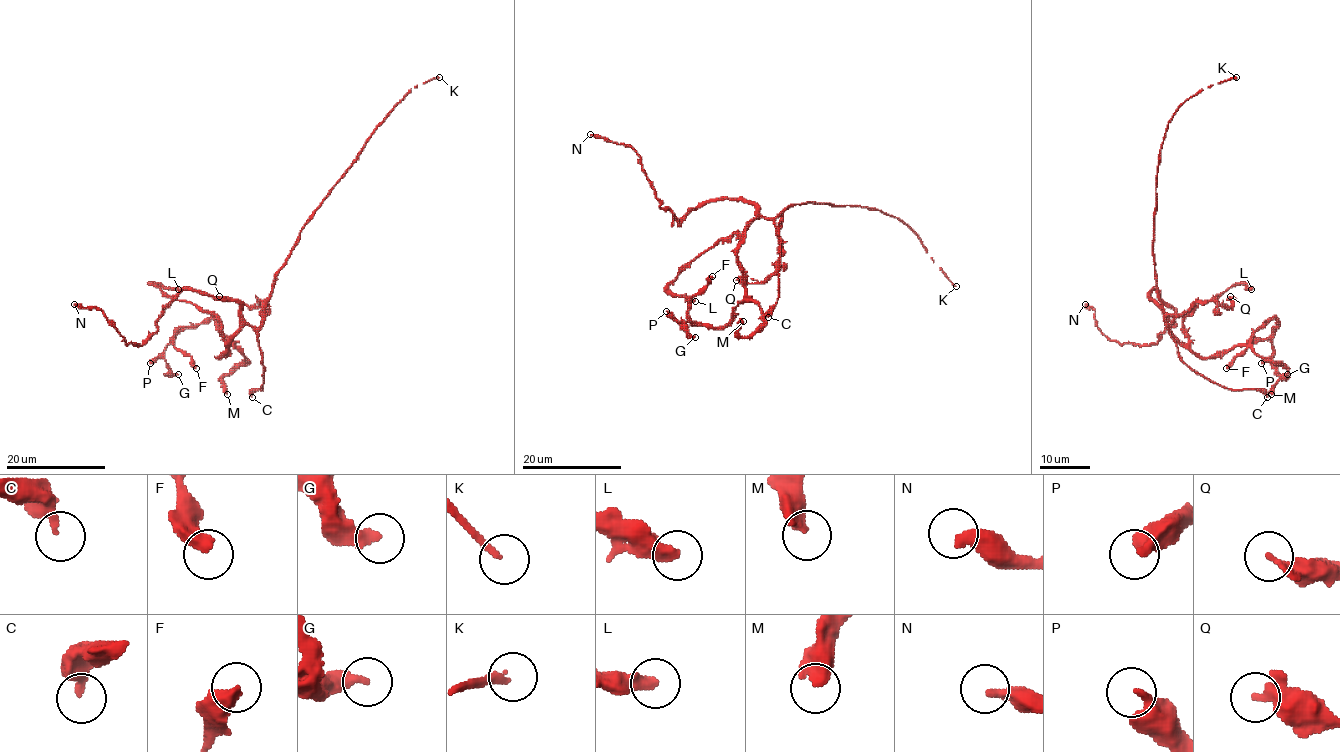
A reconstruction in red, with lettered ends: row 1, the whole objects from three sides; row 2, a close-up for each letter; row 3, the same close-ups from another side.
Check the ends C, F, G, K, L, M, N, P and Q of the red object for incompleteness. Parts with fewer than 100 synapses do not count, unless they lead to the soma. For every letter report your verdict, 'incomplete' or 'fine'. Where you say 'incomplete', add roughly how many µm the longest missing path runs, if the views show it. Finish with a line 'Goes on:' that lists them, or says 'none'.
C: fine
F: fine
G: fine
K: incomplete; about 250 µm are missing
L: fine
M: fine
N: fine
P: fine
Q: fine
Goes on: K

